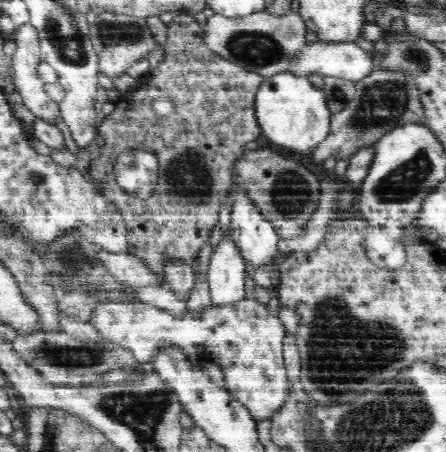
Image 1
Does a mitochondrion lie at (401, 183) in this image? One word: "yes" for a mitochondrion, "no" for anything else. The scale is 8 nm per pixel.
yes

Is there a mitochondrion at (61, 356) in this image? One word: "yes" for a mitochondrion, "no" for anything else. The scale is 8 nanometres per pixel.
yes

